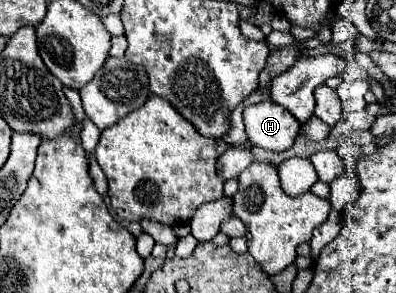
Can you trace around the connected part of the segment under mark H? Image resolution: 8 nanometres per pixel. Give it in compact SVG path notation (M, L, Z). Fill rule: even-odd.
M261 101L245 107L243 123L251 145L269 151L289 149L301 127L301 123L285 107L273 101Z

